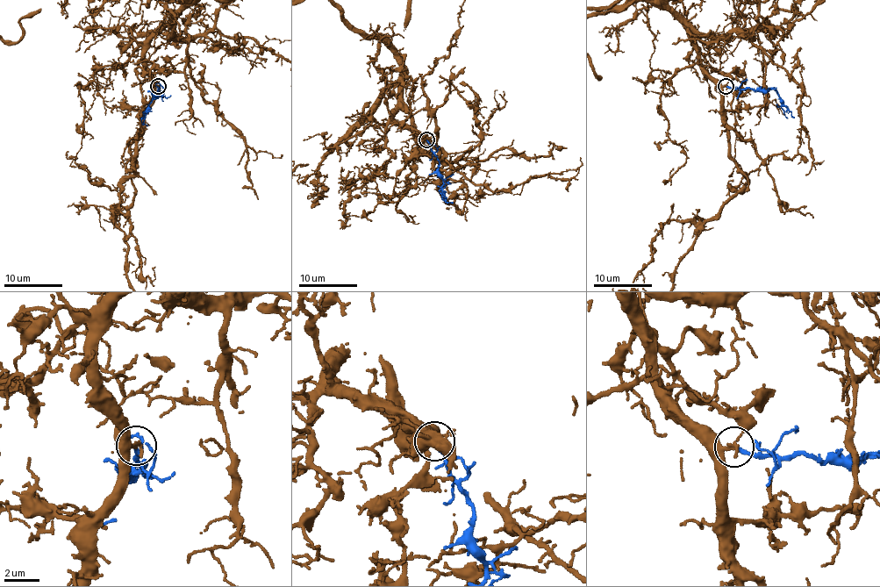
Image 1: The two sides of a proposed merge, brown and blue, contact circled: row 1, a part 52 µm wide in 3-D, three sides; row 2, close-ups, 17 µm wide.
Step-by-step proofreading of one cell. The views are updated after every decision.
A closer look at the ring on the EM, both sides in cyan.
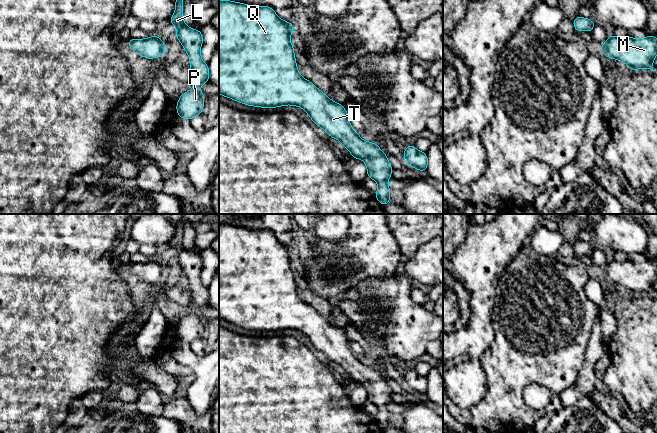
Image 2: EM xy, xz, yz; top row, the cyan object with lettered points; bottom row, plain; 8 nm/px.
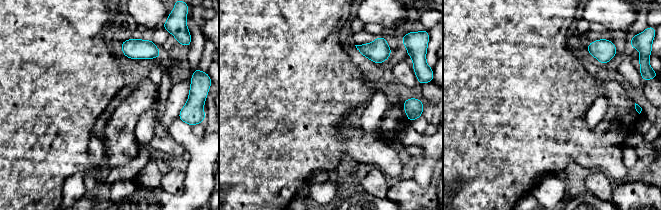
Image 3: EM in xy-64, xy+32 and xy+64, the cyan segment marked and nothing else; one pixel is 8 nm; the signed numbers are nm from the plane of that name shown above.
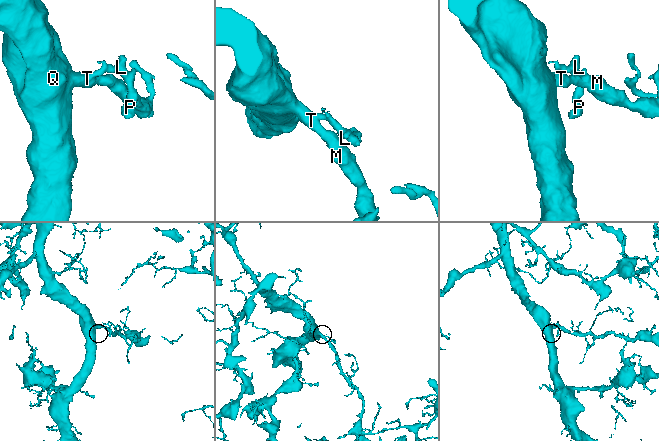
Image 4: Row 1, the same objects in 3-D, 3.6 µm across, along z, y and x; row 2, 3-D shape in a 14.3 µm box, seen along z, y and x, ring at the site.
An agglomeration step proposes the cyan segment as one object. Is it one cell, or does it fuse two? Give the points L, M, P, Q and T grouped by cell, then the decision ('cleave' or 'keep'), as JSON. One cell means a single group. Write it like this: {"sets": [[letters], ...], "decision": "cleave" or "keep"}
{"sets": [["L", "M", "P", "Q", "T"]], "decision": "keep"}

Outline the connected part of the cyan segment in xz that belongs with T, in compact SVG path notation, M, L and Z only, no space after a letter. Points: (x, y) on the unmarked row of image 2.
M219 224L219 318L249 330L275 332L293 329L303 332L313 346L323 352L327 359L339 364L353 383L362 383L367 390L367 400L375 404L379 412L374 418L381 429L390 426L390 415L387 405L392 401L392 390L376 367L360 362L358 356L352 353L343 328L333 326L313 307L303 302L297 294L294 271L290 259L294 251L292 247L280 243L270 230L251 230L230 224Z

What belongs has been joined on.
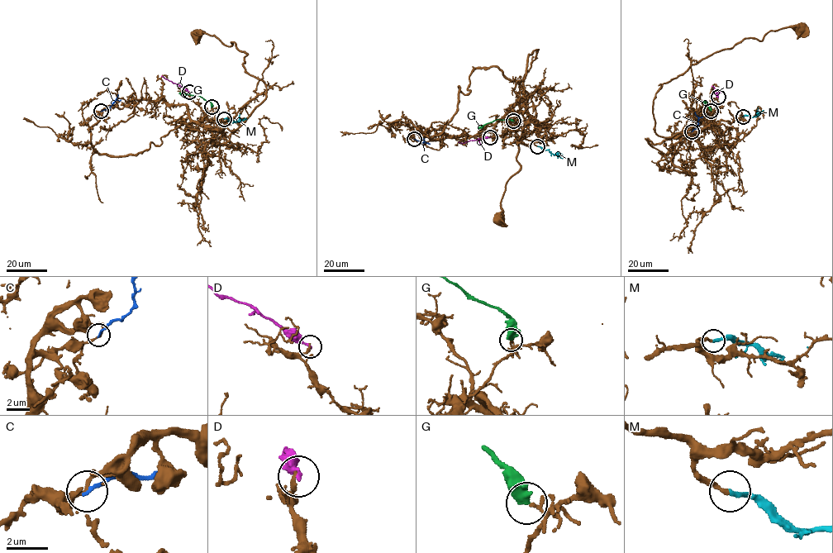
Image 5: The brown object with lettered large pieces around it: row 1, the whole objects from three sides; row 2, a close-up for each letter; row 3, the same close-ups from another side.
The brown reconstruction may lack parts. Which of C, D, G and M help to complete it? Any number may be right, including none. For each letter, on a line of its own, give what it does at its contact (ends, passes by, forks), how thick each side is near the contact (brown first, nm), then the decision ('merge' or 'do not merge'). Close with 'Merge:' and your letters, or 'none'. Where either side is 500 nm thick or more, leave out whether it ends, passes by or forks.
C: it ends; calibres 200 and 180 nm; do not merge
D: it ends; calibres 180 and 200 nm; do not merge
G: it ends; calibres 170 and 480 nm; do not merge
M: it ends; calibres 200 and 240 nm; merge
Merge: M

